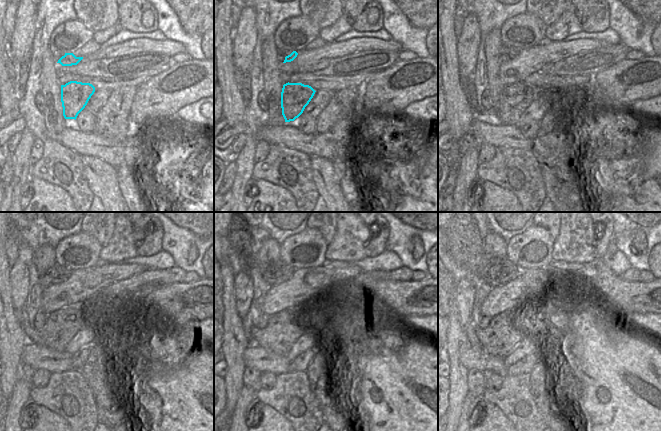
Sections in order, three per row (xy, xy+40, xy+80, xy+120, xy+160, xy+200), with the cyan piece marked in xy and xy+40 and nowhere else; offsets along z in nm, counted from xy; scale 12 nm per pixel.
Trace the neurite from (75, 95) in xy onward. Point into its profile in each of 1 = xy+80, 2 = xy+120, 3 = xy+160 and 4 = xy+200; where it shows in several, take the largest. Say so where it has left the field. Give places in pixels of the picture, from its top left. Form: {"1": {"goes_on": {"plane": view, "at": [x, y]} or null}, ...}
{"1": {"goes_on": {"plane": "xy+80", "at": [516, 98]}}, "2": {"goes_on": {"plane": "xy+120", "at": [61, 326]}}, "3": {"goes_on": {"plane": "xy+160", "at": [280, 334]}}, "4": {"goes_on": {"plane": "xy+200", "at": [498, 338]}}}

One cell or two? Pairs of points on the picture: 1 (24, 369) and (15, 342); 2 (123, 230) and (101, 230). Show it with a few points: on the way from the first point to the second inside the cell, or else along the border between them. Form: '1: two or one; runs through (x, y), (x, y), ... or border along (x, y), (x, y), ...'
1: two; border along (21, 360), (17, 367), (16, 379)
2: two; border along (115, 222), (111, 239), (102, 247)

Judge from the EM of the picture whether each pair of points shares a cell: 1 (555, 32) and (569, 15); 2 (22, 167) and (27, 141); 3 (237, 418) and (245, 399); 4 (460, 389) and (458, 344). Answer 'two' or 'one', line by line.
1: one
2: one
3: one
4: one

